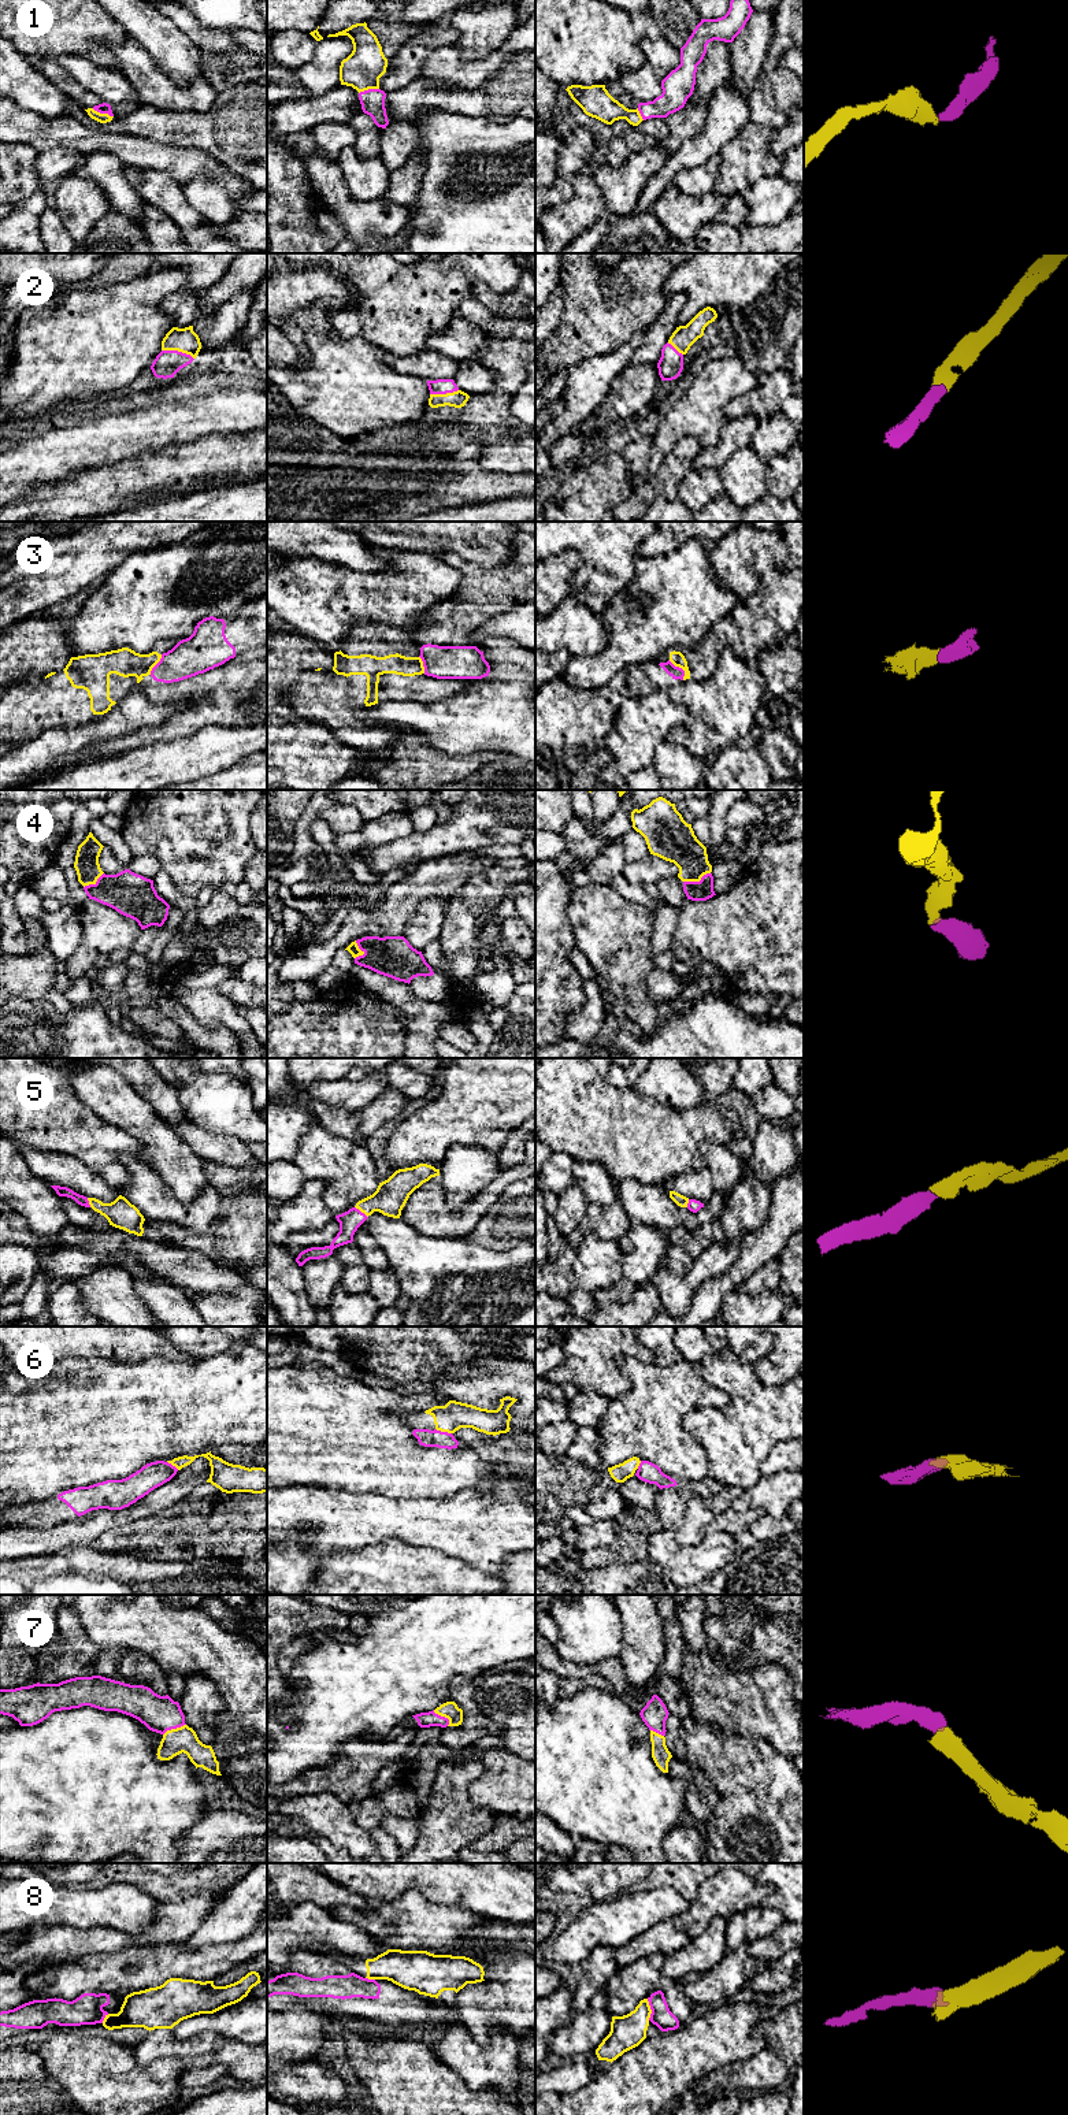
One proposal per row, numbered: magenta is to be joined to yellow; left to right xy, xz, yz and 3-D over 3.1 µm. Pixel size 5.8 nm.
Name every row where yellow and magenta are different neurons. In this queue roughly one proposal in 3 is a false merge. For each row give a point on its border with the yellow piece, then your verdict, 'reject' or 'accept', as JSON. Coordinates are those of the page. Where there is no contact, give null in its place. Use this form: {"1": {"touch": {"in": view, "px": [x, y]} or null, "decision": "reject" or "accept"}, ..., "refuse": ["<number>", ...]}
{"1": {"touch": {"in": "xy", "px": [103, 114]}, "decision": "accept"}, "2": {"touch": {"in": "xy", "px": [178, 351]}, "decision": "accept"}, "3": {"touch": {"in": "yz", "px": [681, 667]}, "decision": "reject"}, "4": {"touch": {"in": "yz", "px": [696, 880]}, "decision": "accept"}, "5": {"touch": {"in": "xz", "px": [362, 1212]}, "decision": "accept"}, "6": {"touch": {"in": "xz", "px": [444, 1431]}, "decision": "reject"}, "7": {"touch": {"in": "xy", "px": [174, 1729]}, "decision": "accept"}, "8": {"touch": {"in": "yz", "px": [651, 2010]}, "decision": "reject"}, "refuse": ["3", "6", "8"]}

